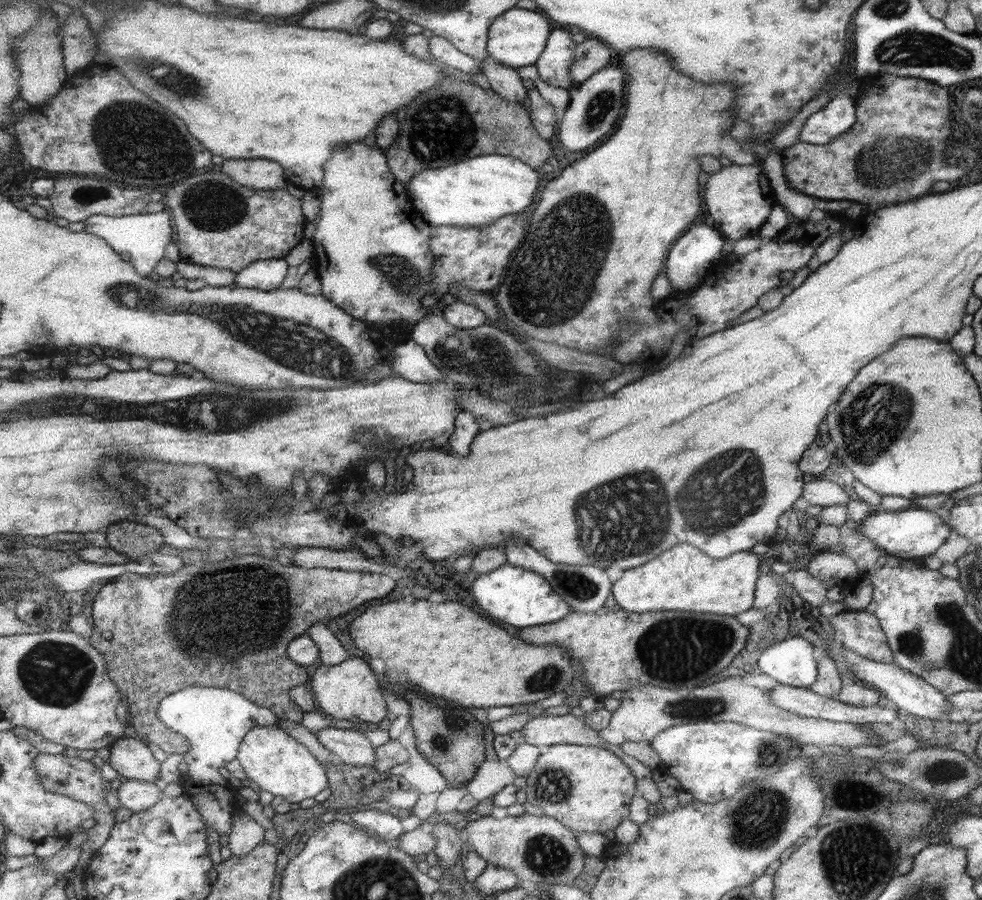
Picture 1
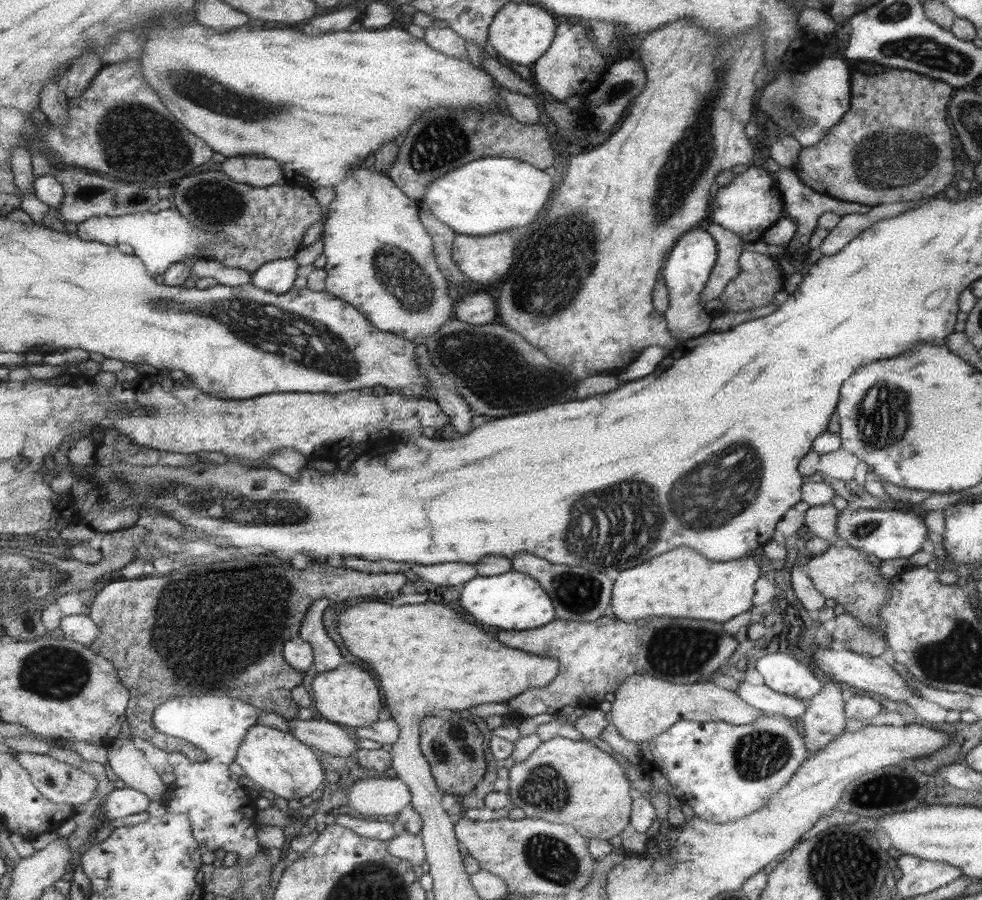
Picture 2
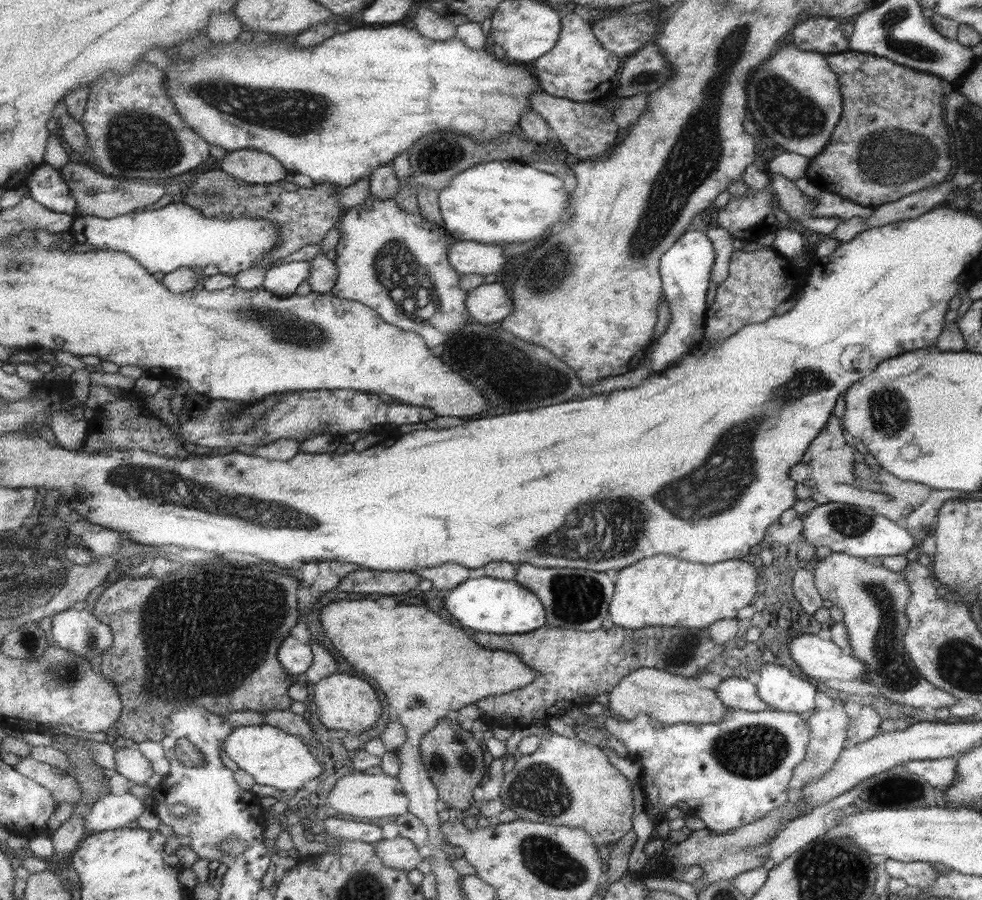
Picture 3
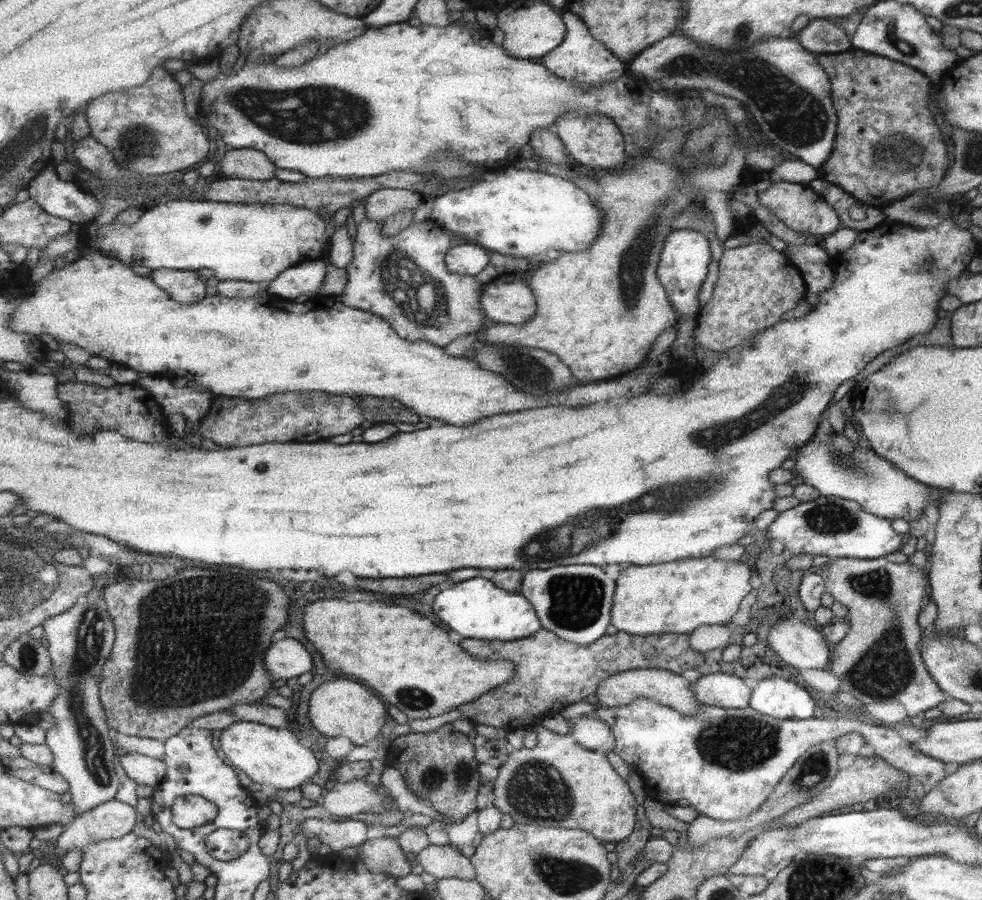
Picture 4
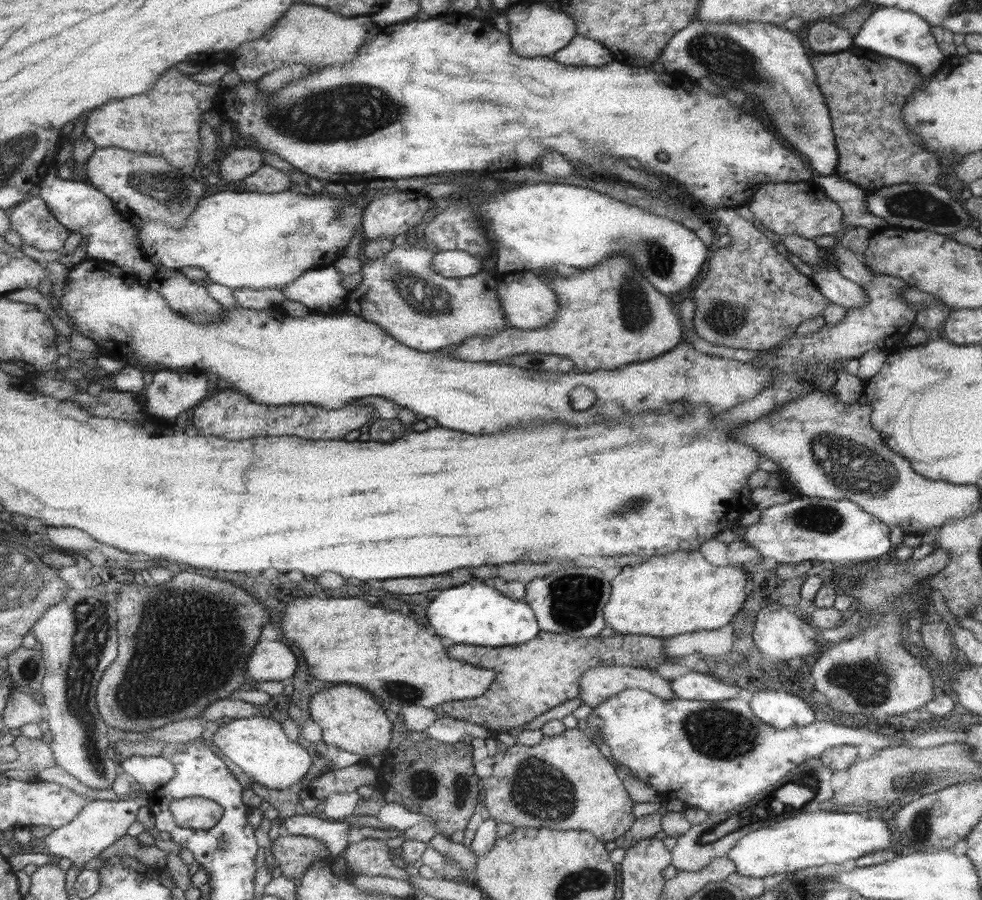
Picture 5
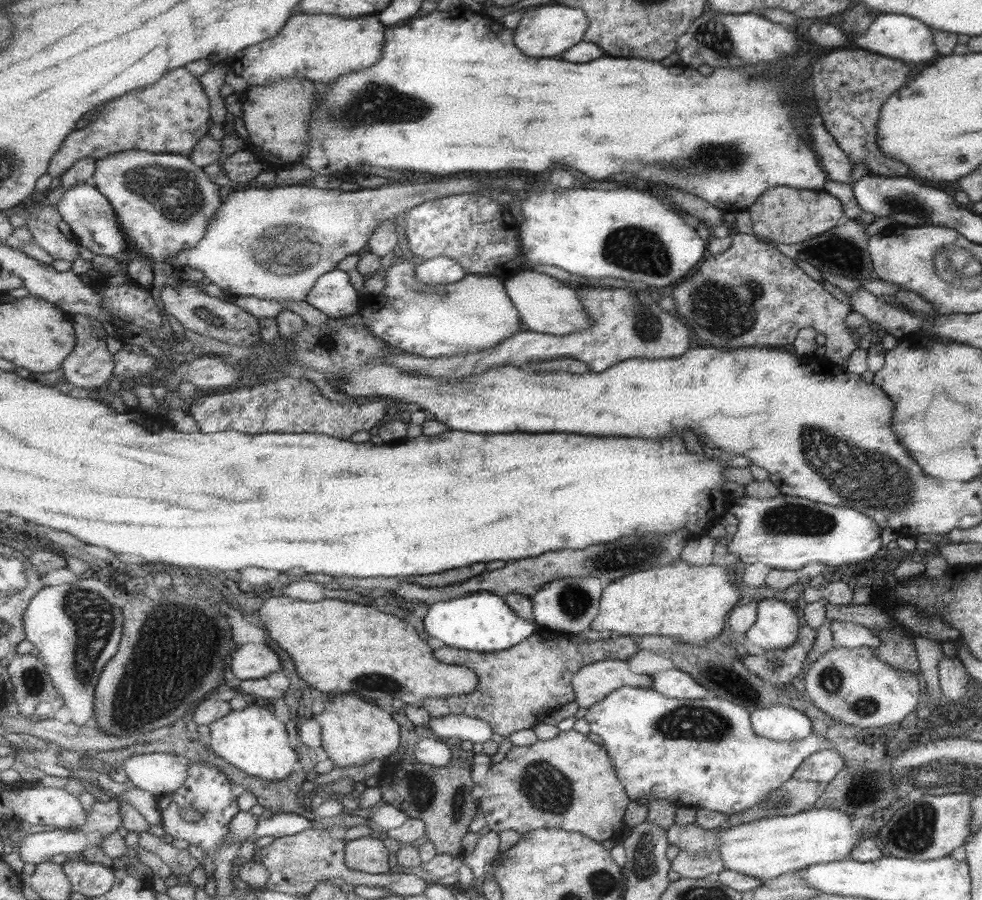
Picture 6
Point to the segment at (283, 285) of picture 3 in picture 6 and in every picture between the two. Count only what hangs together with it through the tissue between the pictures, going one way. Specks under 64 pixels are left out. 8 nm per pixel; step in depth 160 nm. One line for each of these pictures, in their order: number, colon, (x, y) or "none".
4: (310, 276)
5: (322, 290)
6: (334, 294)

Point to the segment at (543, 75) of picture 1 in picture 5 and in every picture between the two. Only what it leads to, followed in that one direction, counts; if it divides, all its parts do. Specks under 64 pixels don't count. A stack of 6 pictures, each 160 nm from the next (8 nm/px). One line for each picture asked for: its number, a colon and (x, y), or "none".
2: (572, 66)
3: (577, 69)
4: (581, 58)
5: (582, 51)

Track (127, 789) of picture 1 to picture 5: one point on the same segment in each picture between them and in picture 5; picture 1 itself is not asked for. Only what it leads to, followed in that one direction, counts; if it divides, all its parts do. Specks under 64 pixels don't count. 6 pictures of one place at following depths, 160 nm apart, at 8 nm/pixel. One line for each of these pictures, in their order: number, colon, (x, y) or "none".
2: (125, 801)
3: (111, 812)
4: (114, 819)
5: (101, 823)

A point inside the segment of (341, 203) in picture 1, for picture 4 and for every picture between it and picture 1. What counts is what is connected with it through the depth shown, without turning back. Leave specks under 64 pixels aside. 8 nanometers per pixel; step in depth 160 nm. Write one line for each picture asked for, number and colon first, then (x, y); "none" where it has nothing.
2: (381, 259)
3: (398, 263)
4: (404, 279)

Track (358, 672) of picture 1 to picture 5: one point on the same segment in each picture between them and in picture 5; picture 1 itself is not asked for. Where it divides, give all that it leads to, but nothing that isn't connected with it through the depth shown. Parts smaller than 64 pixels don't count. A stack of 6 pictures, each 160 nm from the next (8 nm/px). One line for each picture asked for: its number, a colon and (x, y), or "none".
2: (348, 696)
3: (348, 703)
4: (340, 708)
5: (352, 719)

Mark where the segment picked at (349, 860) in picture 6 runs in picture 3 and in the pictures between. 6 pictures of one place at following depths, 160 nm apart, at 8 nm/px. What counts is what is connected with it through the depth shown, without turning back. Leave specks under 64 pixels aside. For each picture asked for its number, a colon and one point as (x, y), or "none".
3: (400, 853)
4: (384, 855)
5: (371, 857)

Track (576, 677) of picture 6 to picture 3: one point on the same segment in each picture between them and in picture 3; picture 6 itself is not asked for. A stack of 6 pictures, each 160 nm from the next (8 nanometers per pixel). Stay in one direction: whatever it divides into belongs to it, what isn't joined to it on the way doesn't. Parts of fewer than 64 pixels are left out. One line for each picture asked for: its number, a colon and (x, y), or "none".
3: (670, 699)
4: (667, 688)
5: (596, 684)

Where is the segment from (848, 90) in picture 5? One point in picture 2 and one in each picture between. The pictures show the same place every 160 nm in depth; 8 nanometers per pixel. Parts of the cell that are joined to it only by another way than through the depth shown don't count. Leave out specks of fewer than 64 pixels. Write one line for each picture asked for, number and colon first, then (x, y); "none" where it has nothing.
2: (892, 145)
3: (891, 141)
4: (886, 146)

